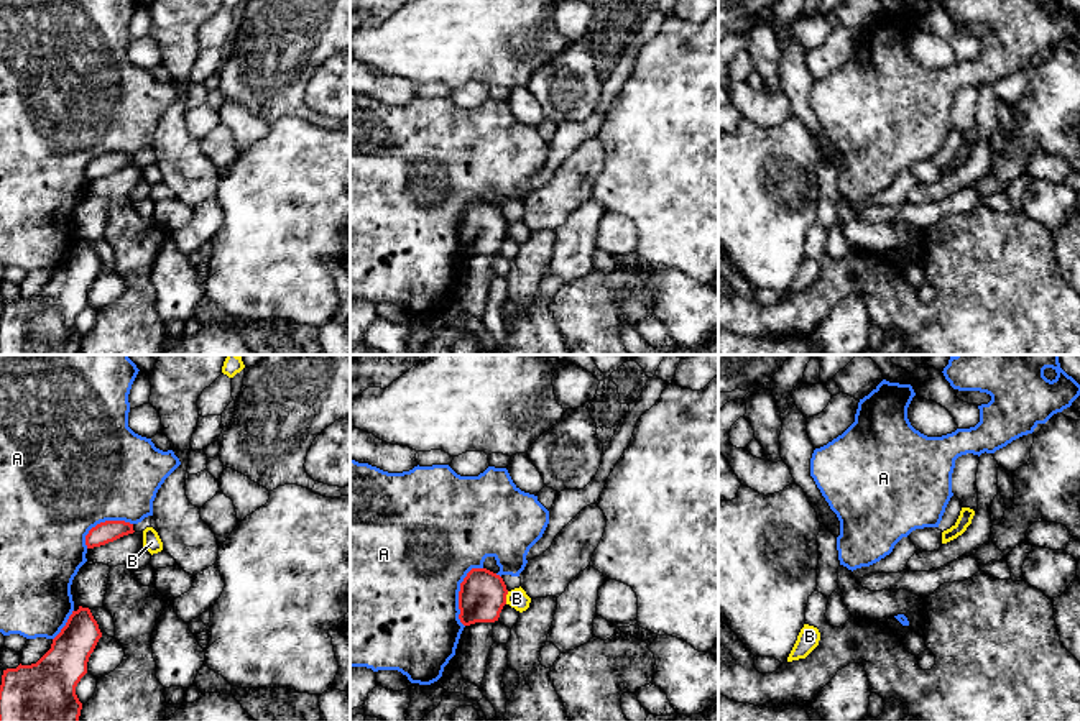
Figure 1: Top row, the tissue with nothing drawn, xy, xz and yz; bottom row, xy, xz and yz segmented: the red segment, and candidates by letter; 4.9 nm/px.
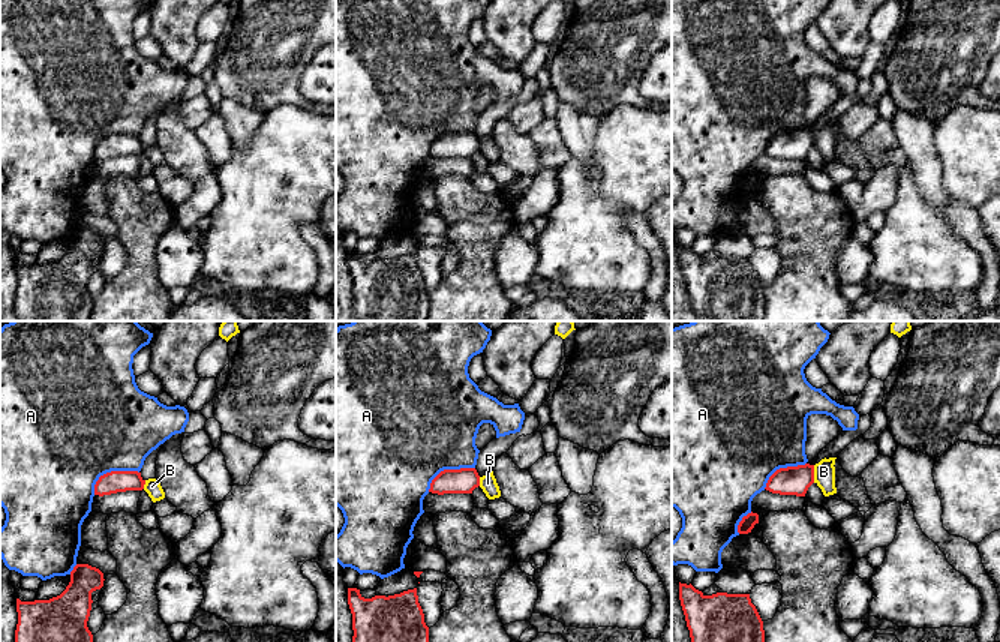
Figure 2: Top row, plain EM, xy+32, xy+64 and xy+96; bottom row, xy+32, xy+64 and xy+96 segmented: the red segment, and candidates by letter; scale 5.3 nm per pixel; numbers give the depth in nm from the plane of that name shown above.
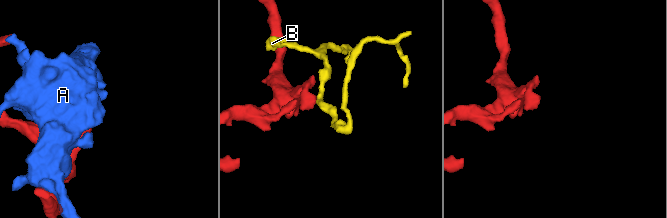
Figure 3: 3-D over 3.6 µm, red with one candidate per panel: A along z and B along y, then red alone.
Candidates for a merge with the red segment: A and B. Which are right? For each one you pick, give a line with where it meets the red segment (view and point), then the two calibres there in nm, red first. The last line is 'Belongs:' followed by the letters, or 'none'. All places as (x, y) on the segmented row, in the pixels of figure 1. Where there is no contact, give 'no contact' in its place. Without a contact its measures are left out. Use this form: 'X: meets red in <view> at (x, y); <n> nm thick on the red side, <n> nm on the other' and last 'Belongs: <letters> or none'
Belongs: none

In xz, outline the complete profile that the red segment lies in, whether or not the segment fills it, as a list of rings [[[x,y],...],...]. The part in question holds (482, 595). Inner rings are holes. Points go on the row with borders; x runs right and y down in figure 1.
[[[472,568],[459,591],[459,619],[464,626],[495,622],[506,604],[503,578],[487,568]]]

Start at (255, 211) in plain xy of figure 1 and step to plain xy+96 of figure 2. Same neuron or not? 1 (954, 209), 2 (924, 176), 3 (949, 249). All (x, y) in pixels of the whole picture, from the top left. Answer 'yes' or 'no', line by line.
1: no
2: no
3: yes

